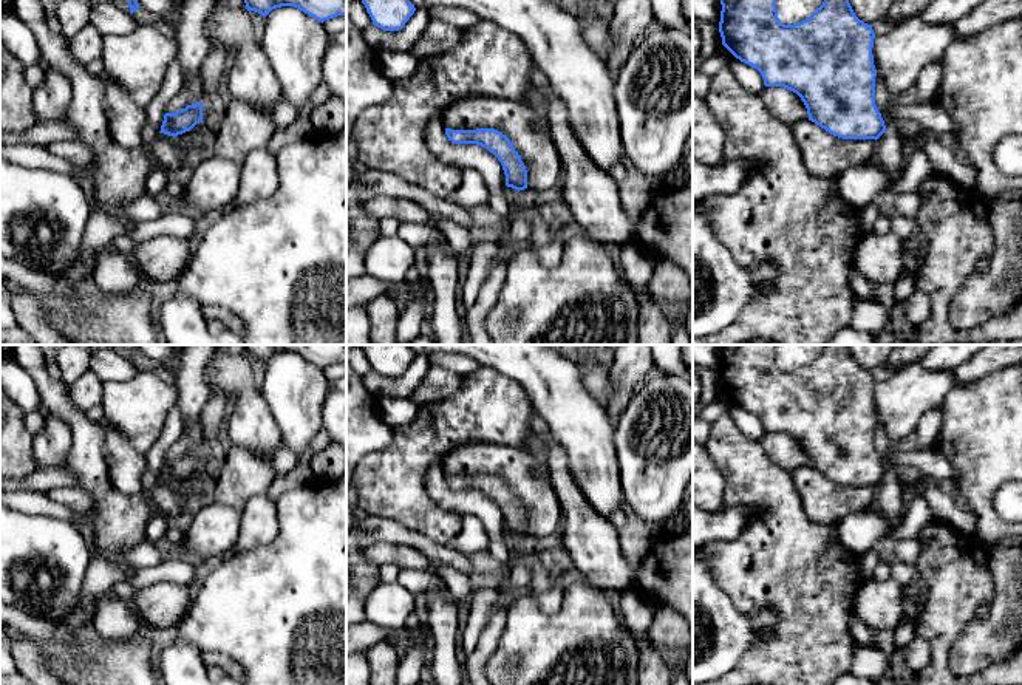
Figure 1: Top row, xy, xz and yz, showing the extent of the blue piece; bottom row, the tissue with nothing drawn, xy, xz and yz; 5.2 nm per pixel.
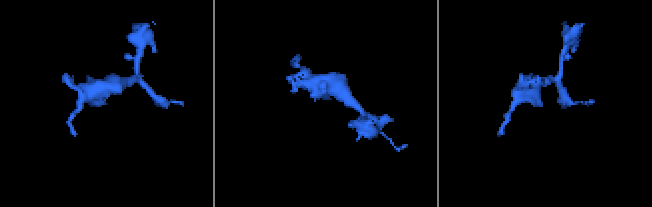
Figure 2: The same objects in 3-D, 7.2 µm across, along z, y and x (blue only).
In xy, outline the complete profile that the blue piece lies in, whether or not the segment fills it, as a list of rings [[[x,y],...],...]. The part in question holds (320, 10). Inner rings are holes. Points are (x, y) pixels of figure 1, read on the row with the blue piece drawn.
[[[244,0],[247,11],[266,17],[272,9],[294,6],[309,17],[325,22],[337,15],[346,15],[346,0]]]

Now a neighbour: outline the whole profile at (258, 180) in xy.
[[[267,147],[250,152],[241,165],[240,189],[233,204],[244,207],[272,196],[280,187],[277,156]]]

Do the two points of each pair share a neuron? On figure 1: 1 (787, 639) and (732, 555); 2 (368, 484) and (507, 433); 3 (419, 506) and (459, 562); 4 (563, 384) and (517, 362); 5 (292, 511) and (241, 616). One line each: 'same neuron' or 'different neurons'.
1: same neuron
2: same neuron
3: different neurons
4: same neuron
5: same neuron

